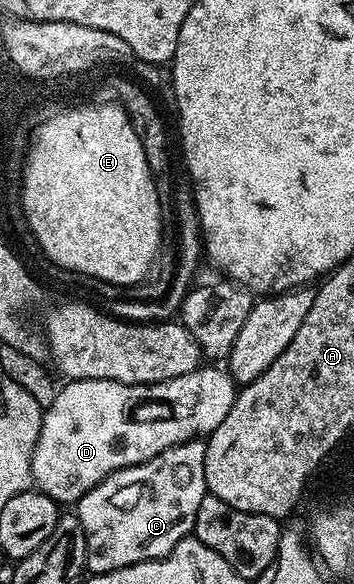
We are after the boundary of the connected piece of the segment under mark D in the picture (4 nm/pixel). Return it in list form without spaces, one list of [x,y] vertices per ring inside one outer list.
[[[202,364],[198,369],[188,372],[184,376],[176,376],[172,380],[164,380],[156,384],[144,384],[143,386],[133,386],[132,384],[120,384],[116,380],[96,380],[95,378],[76,378],[65,383],[66,387],[59,389],[52,401],[52,406],[43,409],[42,427],[40,428],[40,436],[36,440],[36,448],[32,452],[32,472],[30,477],[33,485],[42,493],[49,496],[51,500],[59,504],[77,504],[89,490],[96,488],[96,484],[100,484],[112,472],[116,472],[120,468],[128,468],[140,464],[144,460],[152,460],[152,456],[156,456],[160,452],[164,452],[168,448],[172,448],[176,444],[184,444],[185,442],[193,442],[195,440],[205,439],[220,424],[220,420],[224,420],[224,416],[228,416],[228,412],[232,408],[236,397],[236,383],[225,369],[217,370],[217,365]]]

